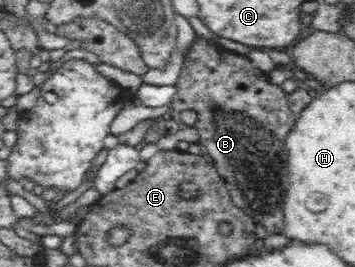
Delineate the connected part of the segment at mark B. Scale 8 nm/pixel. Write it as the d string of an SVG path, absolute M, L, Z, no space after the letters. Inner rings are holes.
M197 41L193 45L193 49L187 53L187 59L185 59L185 65L183 65L183 71L181 71L181 77L177 81L177 93L171 101L172 110L179 113L183 111L192 110L197 113L197 119L194 121L193 126L197 129L197 135L199 135L197 143L199 144L199 156L209 162L213 163L218 175L223 179L224 184L227 186L230 196L234 201L234 204L241 208L257 225L264 227L267 236L281 234L284 231L284 215L283 215L283 199L285 199L285 191L287 191L287 148L286 137L295 125L296 117L293 117L293 113L289 111L288 99L285 99L285 93L279 89L279 87L273 87L269 85L265 73L253 66L253 63L246 57L229 50L224 49L219 53L217 46L205 45L201 41Z

